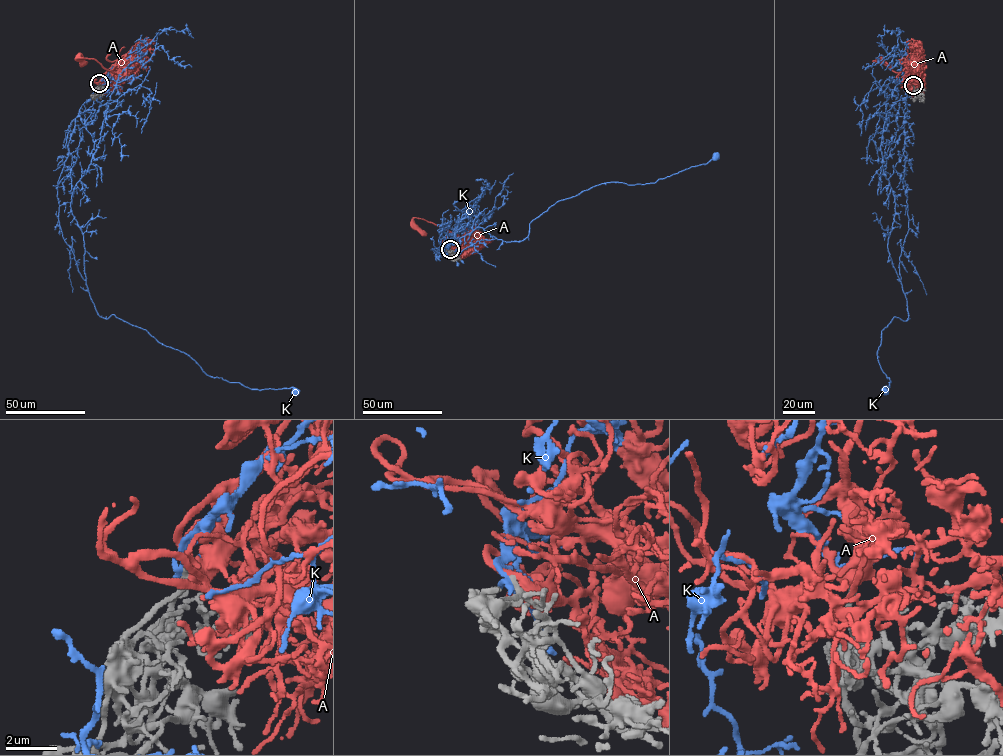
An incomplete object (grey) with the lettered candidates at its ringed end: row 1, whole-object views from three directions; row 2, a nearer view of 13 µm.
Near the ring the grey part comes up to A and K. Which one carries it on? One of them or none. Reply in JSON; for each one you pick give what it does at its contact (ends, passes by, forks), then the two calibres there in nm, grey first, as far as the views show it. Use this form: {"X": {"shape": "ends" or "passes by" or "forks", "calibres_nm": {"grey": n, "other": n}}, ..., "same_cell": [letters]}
{"A": {"shape": "passes by", "calibres_nm": {"grey": 300, "other": 480}}, "same_cell": ["A"]}

